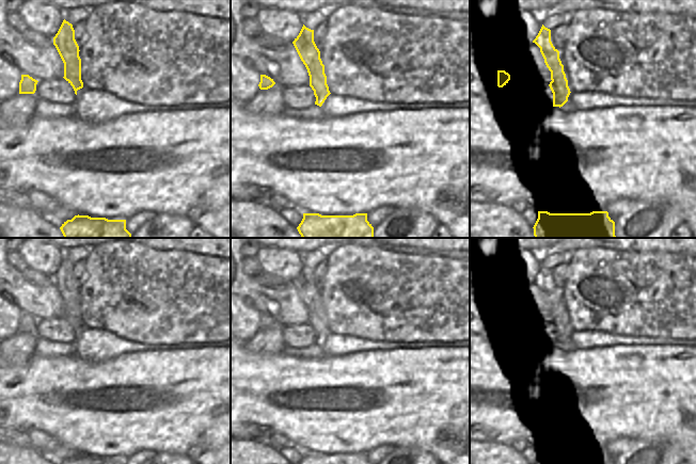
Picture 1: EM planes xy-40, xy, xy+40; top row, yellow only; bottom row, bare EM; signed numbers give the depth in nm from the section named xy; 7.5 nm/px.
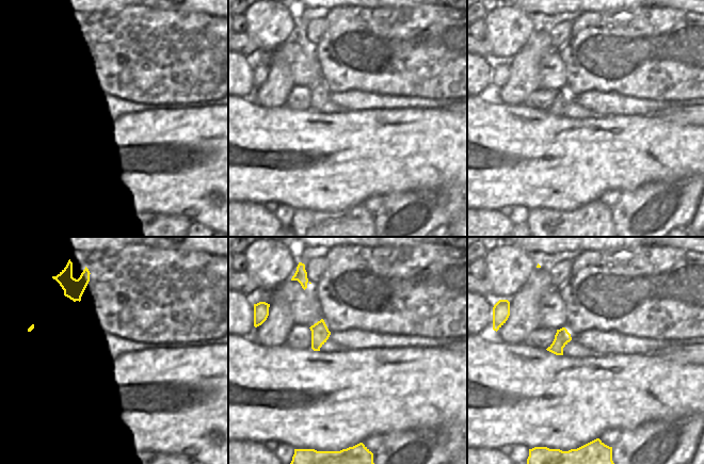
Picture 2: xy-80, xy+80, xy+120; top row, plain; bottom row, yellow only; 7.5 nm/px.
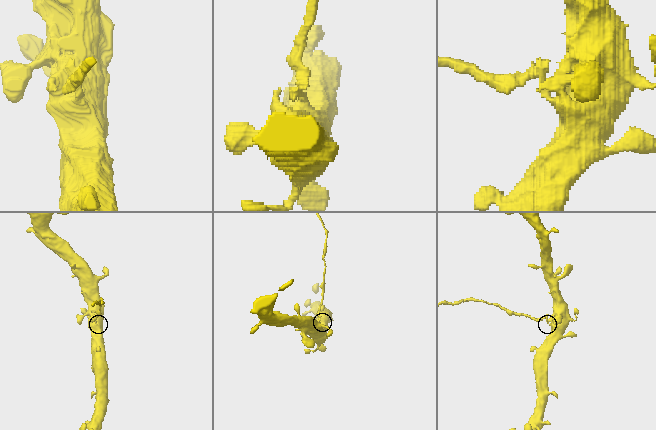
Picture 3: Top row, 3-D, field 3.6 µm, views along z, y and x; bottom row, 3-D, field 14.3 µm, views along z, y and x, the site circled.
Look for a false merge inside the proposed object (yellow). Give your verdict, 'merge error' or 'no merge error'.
merge error

